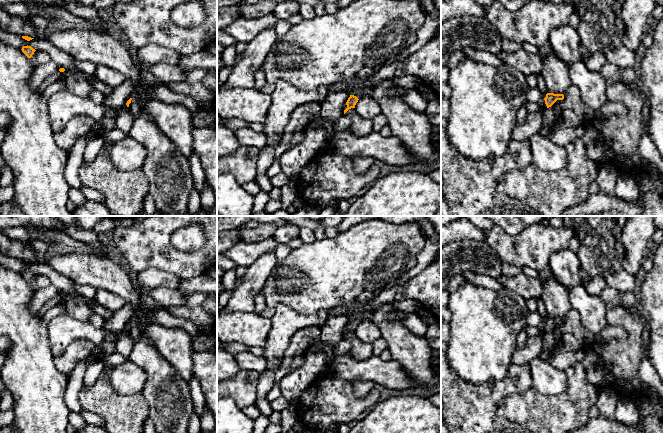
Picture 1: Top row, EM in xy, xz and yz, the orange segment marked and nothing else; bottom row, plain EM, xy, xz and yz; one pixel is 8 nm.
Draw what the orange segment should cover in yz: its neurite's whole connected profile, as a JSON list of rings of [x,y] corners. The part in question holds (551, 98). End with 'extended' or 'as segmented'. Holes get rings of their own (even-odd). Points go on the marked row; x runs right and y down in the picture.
[[[547,93],[546,97],[539,102],[540,109],[535,113],[528,113],[523,123],[518,123],[513,129],[512,139],[522,141],[538,133],[542,127],[543,113],[557,100],[563,100],[563,94]]]; extended

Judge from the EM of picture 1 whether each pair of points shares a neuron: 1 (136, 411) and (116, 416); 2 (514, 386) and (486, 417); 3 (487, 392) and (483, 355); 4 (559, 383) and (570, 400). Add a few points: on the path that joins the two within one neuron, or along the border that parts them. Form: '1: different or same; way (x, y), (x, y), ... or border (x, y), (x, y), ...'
1: same; way (131, 411), (121, 416)
2: same; way (505, 388), (486, 408)
3: different; border (507, 371), (499, 382), (467, 383), (463, 379)
4: different; border (565, 371), (567, 386), (563, 391), (541, 394)

